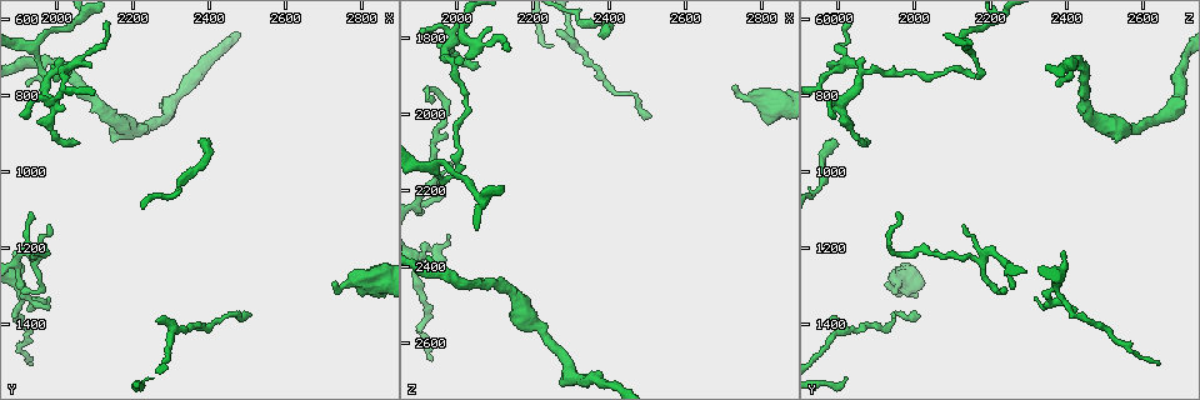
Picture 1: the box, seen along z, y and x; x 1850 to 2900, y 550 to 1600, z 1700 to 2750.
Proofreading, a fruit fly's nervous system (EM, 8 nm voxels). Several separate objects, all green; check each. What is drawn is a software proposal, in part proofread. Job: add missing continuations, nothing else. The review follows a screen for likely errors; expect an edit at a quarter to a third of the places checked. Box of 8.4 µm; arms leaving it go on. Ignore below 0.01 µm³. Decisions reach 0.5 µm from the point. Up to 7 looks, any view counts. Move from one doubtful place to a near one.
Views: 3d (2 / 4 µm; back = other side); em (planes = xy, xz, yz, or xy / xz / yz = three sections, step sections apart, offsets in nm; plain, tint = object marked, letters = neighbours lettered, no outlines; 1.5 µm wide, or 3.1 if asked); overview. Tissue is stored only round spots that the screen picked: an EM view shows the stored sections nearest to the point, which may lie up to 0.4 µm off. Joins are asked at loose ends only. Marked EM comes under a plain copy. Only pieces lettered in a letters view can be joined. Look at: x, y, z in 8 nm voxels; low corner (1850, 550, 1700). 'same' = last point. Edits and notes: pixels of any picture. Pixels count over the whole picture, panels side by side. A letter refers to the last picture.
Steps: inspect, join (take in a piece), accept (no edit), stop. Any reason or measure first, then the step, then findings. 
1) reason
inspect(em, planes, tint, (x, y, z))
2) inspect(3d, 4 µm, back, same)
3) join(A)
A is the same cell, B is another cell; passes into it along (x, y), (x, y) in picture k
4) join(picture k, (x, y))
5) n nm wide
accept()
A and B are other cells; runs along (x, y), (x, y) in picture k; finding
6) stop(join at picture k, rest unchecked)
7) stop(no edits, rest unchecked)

an open end
inspect(em, yz, step 8, letters, (1975, 1330, 2320))

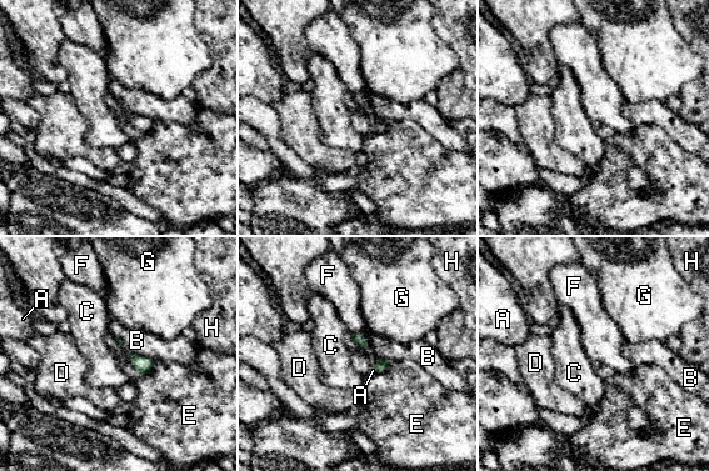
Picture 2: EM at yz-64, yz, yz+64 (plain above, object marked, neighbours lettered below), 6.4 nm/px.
B touches over 300 nm
accept()
A, B, C, D, E, F, G and H are other cells; border along (114, 336), (129, 350), (154, 360) in picture 2; none of them fits

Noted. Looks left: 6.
branch stops here
inspect(em, planes, letters, (2045, 925, 1880))

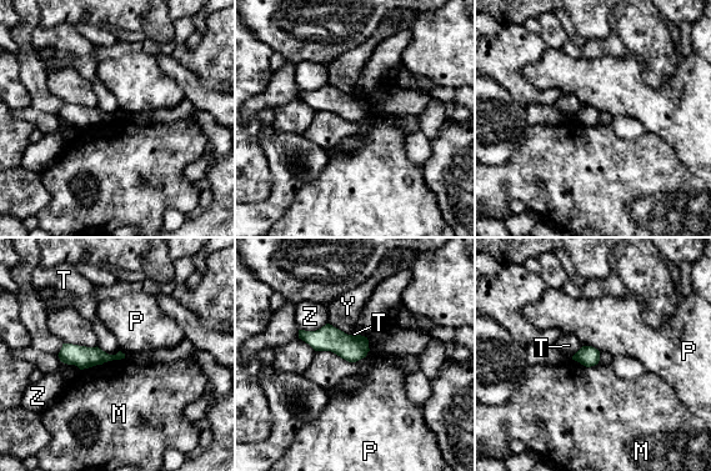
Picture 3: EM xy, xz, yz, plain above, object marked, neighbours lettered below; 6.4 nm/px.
accept()
M, P, T, Y and Z are other cells; runs along (301, 332), (365, 349) in picture 3; no lettered piece goes on from it

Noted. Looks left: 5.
branch stops here
inspect(3d, 2 µm, back, (2740, 1300, 1925))

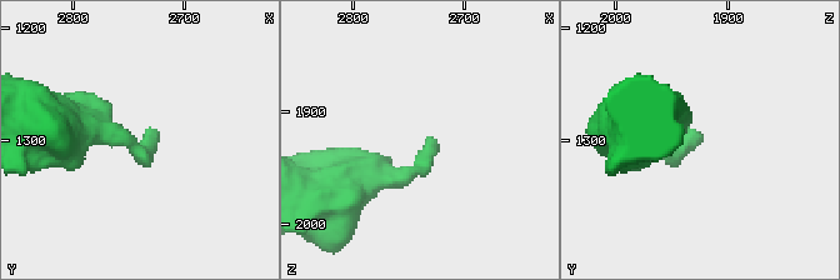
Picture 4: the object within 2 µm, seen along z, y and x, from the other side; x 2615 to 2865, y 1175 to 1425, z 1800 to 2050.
shape alone is not enough
inspect(em, planes, letters, (2736, 1296, 1926))

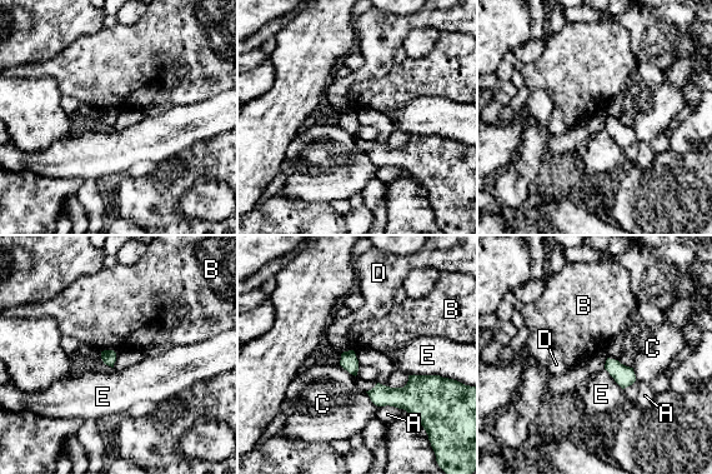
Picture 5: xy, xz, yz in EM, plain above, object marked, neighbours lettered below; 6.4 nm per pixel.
E touches over 220 nm
accept()
A, B, C, D and E are other cells; border along (101, 350), (114, 350), (116, 353) in picture 5; no lettered piece goes on from it

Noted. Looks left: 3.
stop(no edits, rest unchecked)

